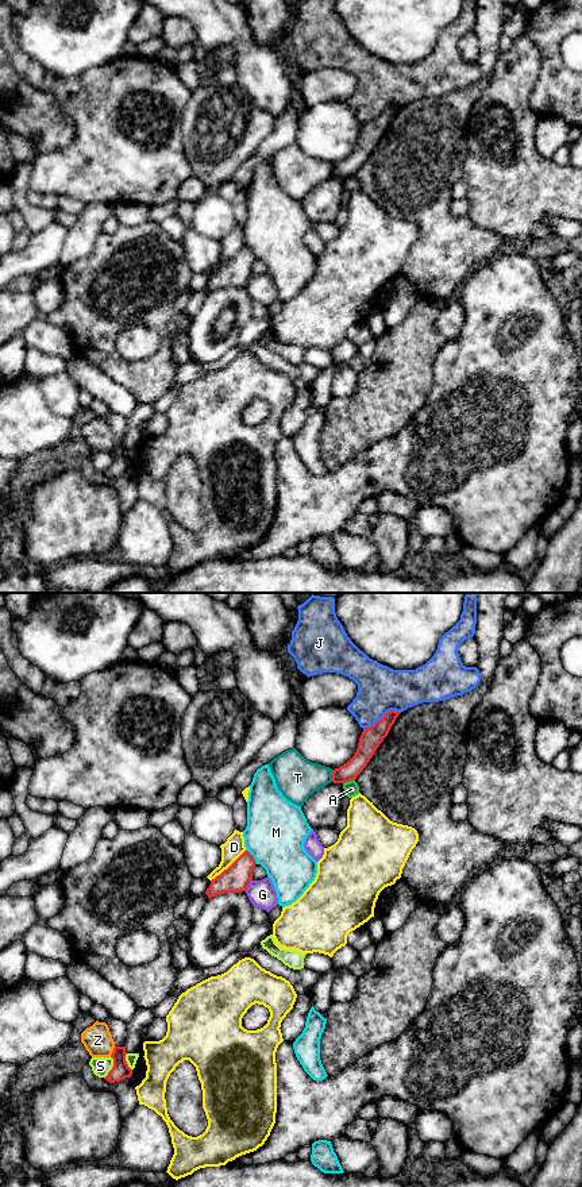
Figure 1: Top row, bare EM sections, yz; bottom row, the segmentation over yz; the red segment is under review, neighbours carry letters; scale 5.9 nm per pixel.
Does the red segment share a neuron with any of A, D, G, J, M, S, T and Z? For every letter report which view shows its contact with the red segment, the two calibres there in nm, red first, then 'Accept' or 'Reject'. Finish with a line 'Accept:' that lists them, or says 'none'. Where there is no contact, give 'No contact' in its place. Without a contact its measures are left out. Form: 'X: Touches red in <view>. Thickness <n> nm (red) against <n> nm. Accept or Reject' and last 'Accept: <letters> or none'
A: Touches red in yz. Thickness 120 nm (red) against 90 nm. Reject
D: Touches red in yz. Thickness 160 nm (red) against 120 nm. Reject
G: Touches red in yz. Thickness 160 nm (red) against 160 nm. Reject
J: Touches red in yz. Thickness 130 nm (red) against 280 nm. Reject
M: Touches red in yz. Thickness 160 nm (red) against 360 nm. Reject
S: Touches red in yz. Thickness 110 nm (red) against 110 nm. Reject
T: Touches red in yz. Thickness 110 nm (red) against 260 nm. Reject
Z: Touches red in yz. Thickness 110 nm (red) against 180 nm. Reject
Accept: none

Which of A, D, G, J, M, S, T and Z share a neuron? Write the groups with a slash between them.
A / D / G / J / M / S / T / Z

